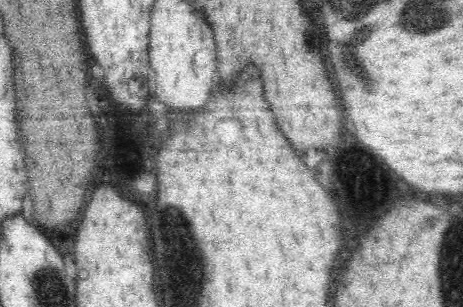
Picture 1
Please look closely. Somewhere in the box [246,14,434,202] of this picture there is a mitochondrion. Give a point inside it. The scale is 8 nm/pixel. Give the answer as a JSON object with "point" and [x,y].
{"point":[312,37]}

